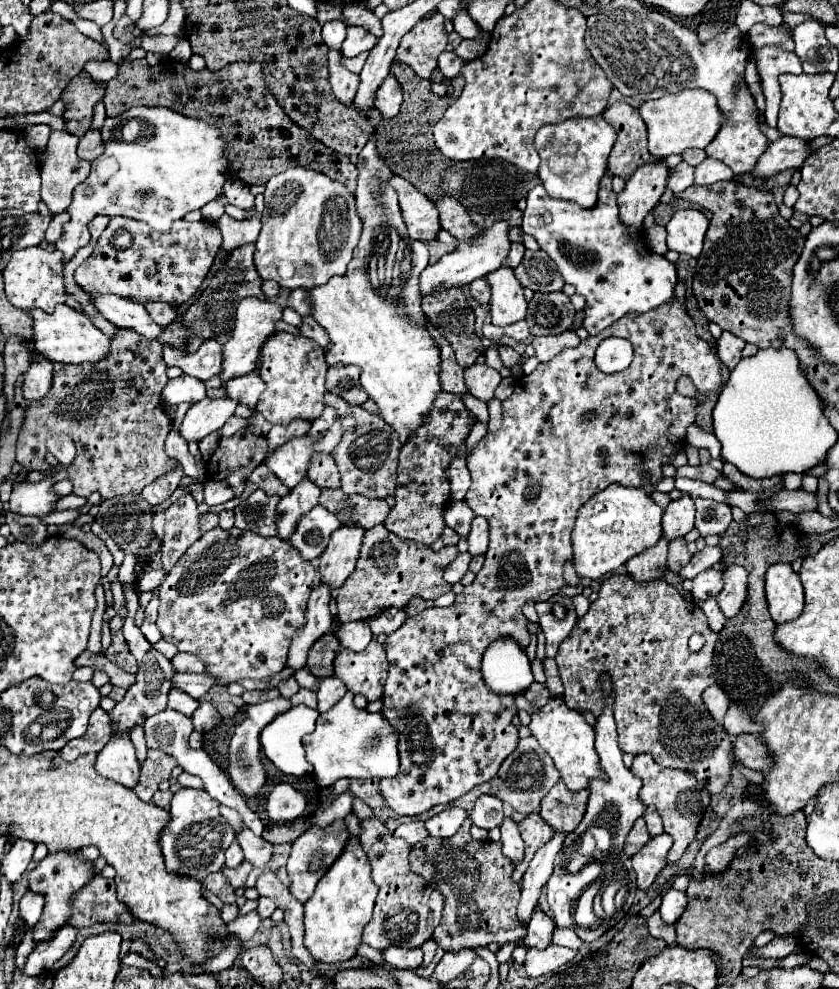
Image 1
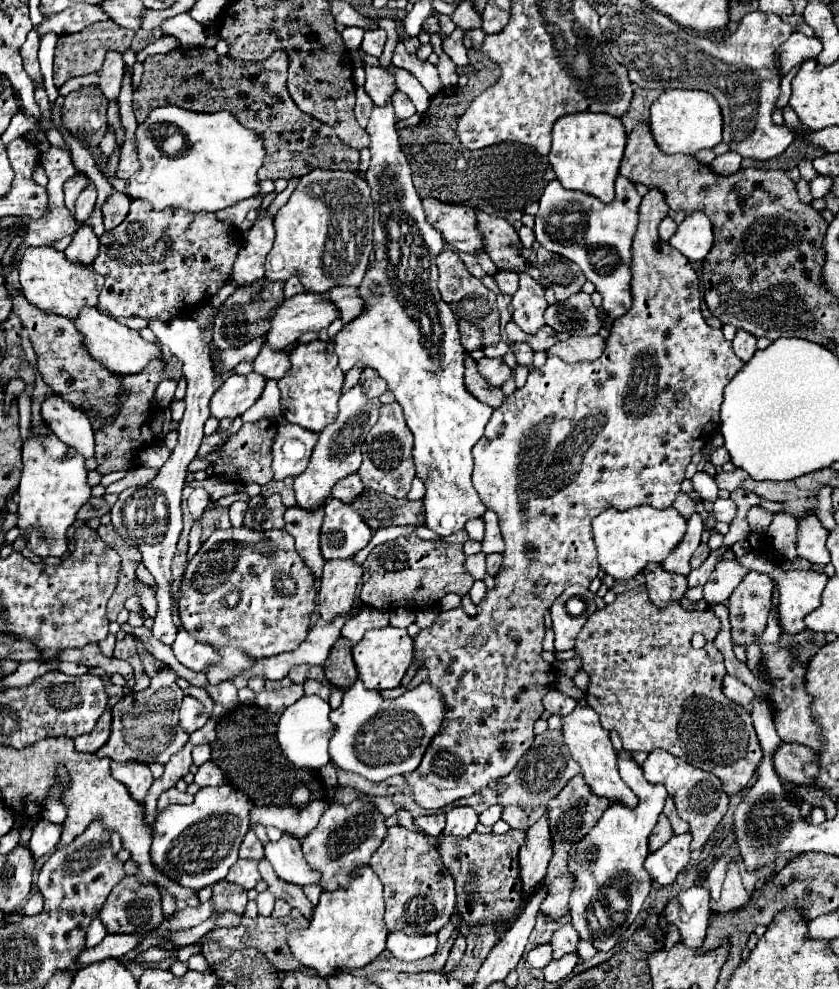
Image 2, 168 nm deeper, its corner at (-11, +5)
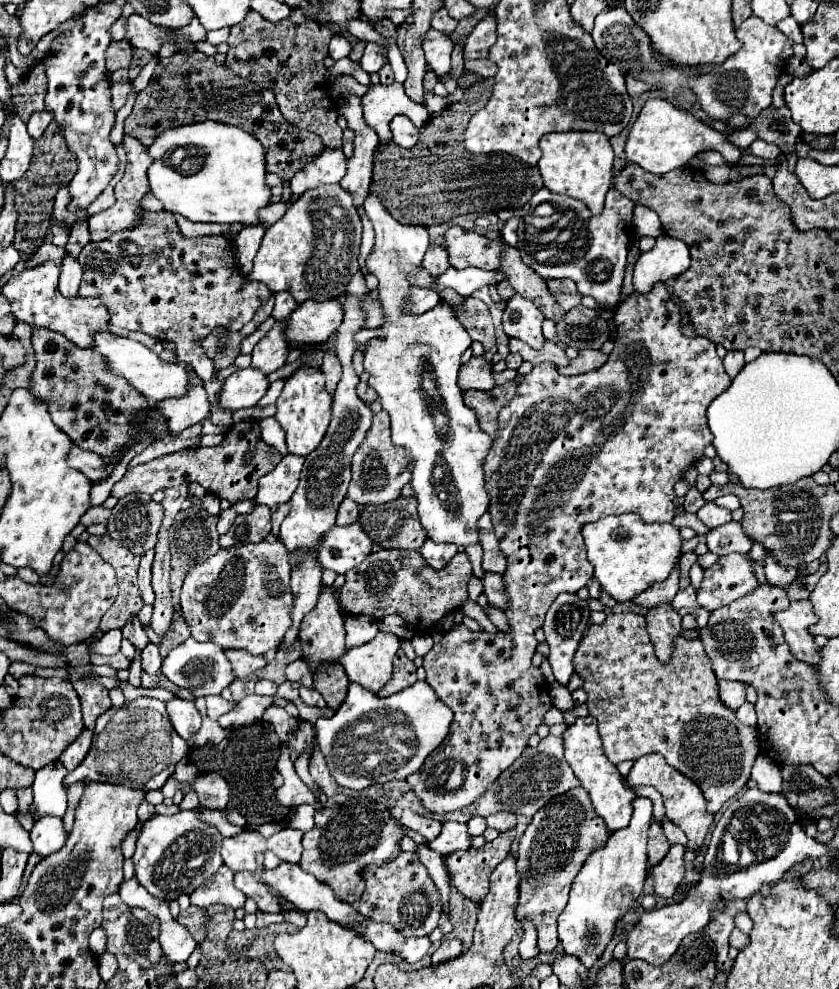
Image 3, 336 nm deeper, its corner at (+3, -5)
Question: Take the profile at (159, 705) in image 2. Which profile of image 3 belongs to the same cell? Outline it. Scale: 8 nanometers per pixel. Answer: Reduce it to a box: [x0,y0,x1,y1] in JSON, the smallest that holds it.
[64,698,186,792]

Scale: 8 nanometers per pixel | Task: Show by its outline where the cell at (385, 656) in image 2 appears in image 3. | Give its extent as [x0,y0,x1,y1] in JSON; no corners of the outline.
[340,632,400,692]

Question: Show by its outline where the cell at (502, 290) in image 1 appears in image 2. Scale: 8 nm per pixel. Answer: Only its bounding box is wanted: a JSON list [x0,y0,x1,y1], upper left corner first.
[512,272,548,332]

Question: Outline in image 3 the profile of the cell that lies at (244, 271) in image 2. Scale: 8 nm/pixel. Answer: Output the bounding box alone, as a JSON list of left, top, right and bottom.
[290,148,346,196]

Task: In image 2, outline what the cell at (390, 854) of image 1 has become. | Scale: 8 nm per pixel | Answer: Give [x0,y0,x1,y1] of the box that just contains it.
[370,826,456,934]

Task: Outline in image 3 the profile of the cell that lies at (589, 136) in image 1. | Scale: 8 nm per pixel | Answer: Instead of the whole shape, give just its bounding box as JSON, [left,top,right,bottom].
[538,132,614,214]

